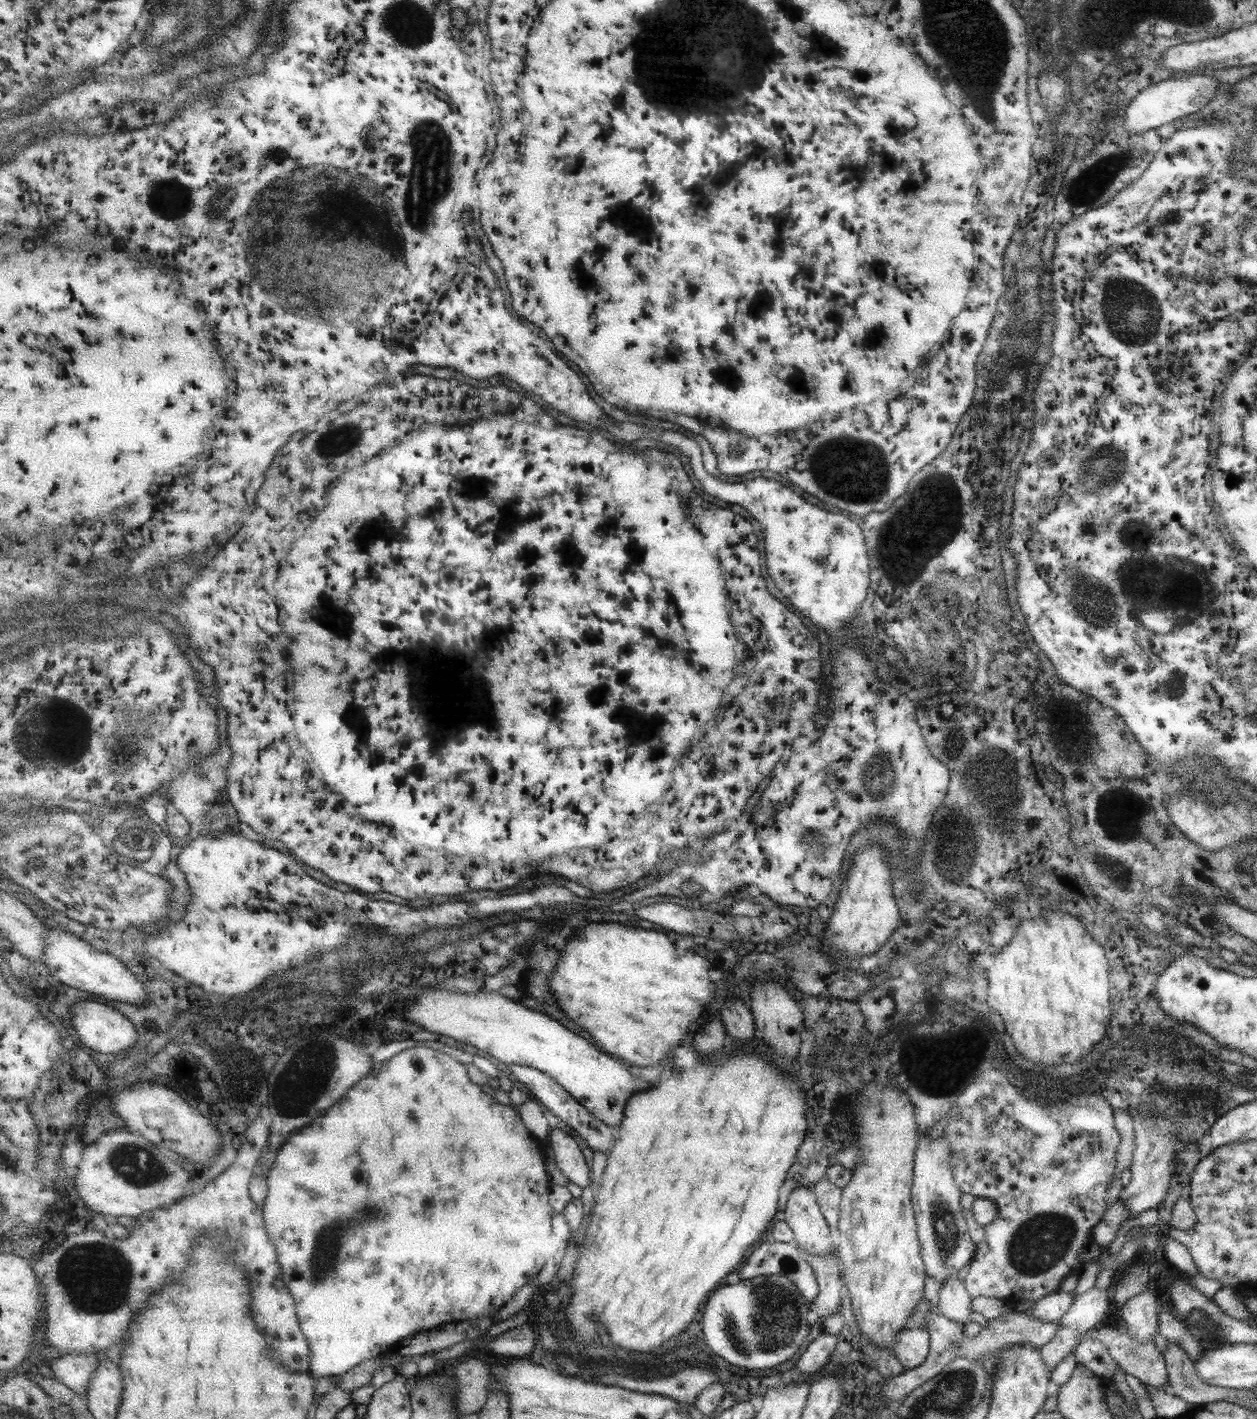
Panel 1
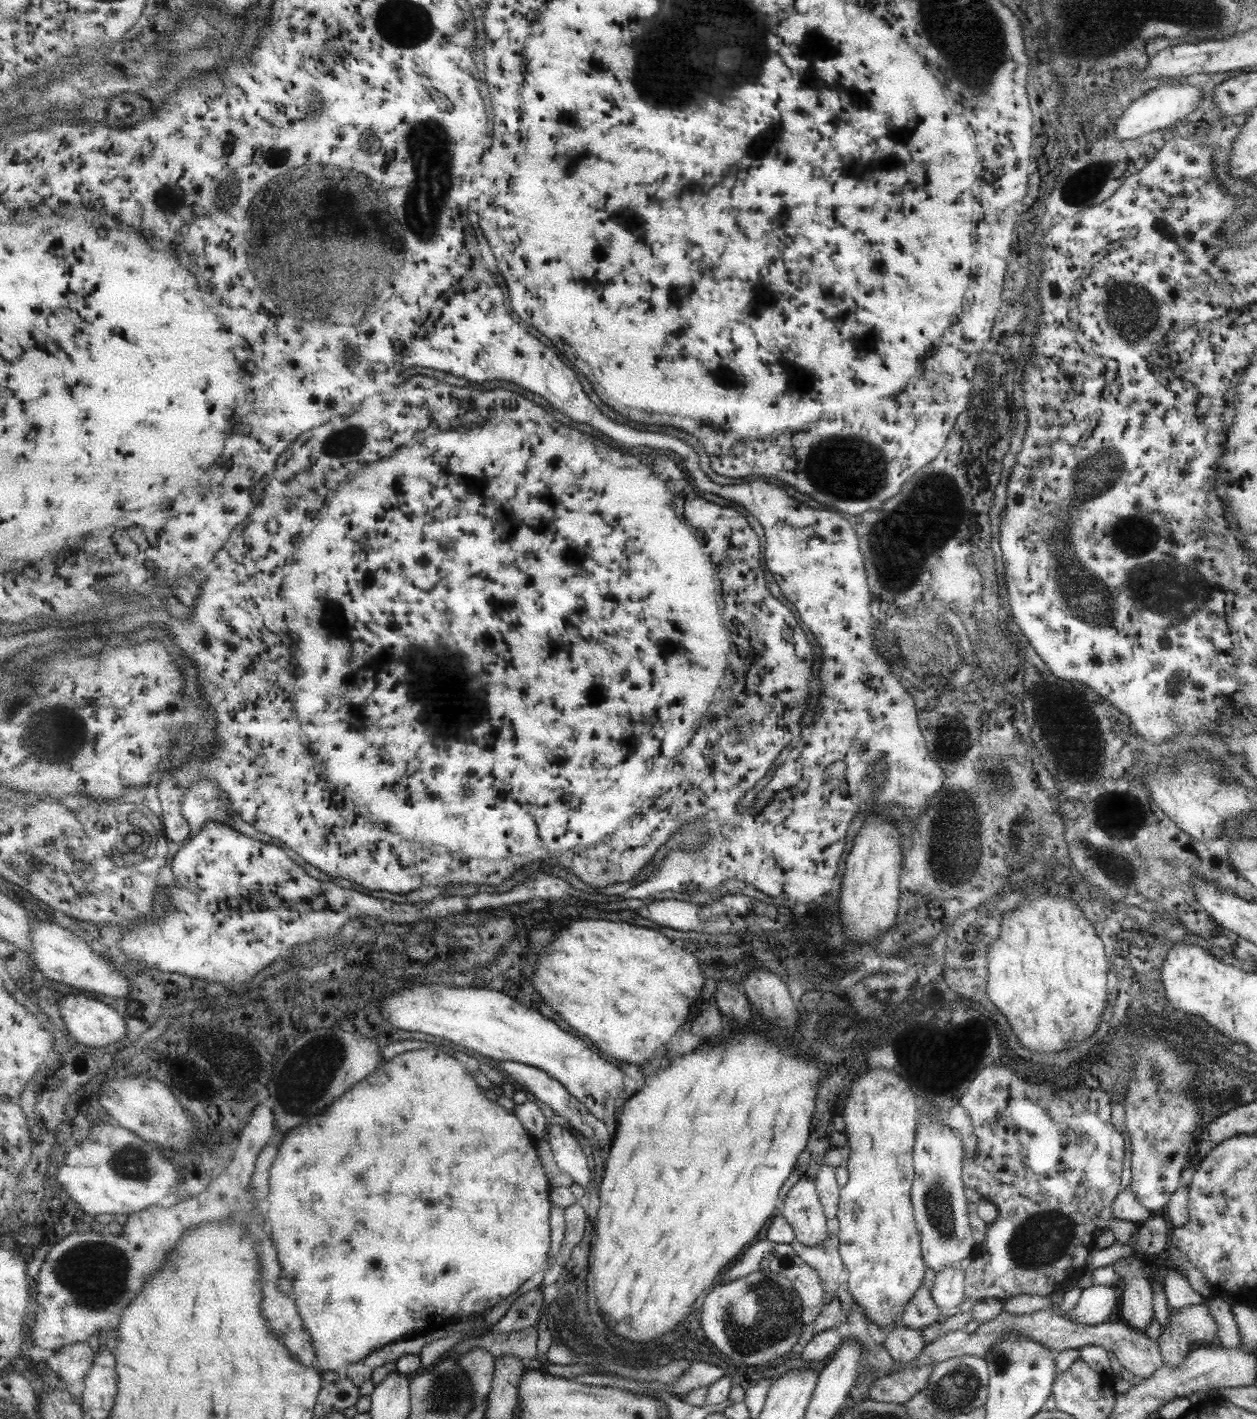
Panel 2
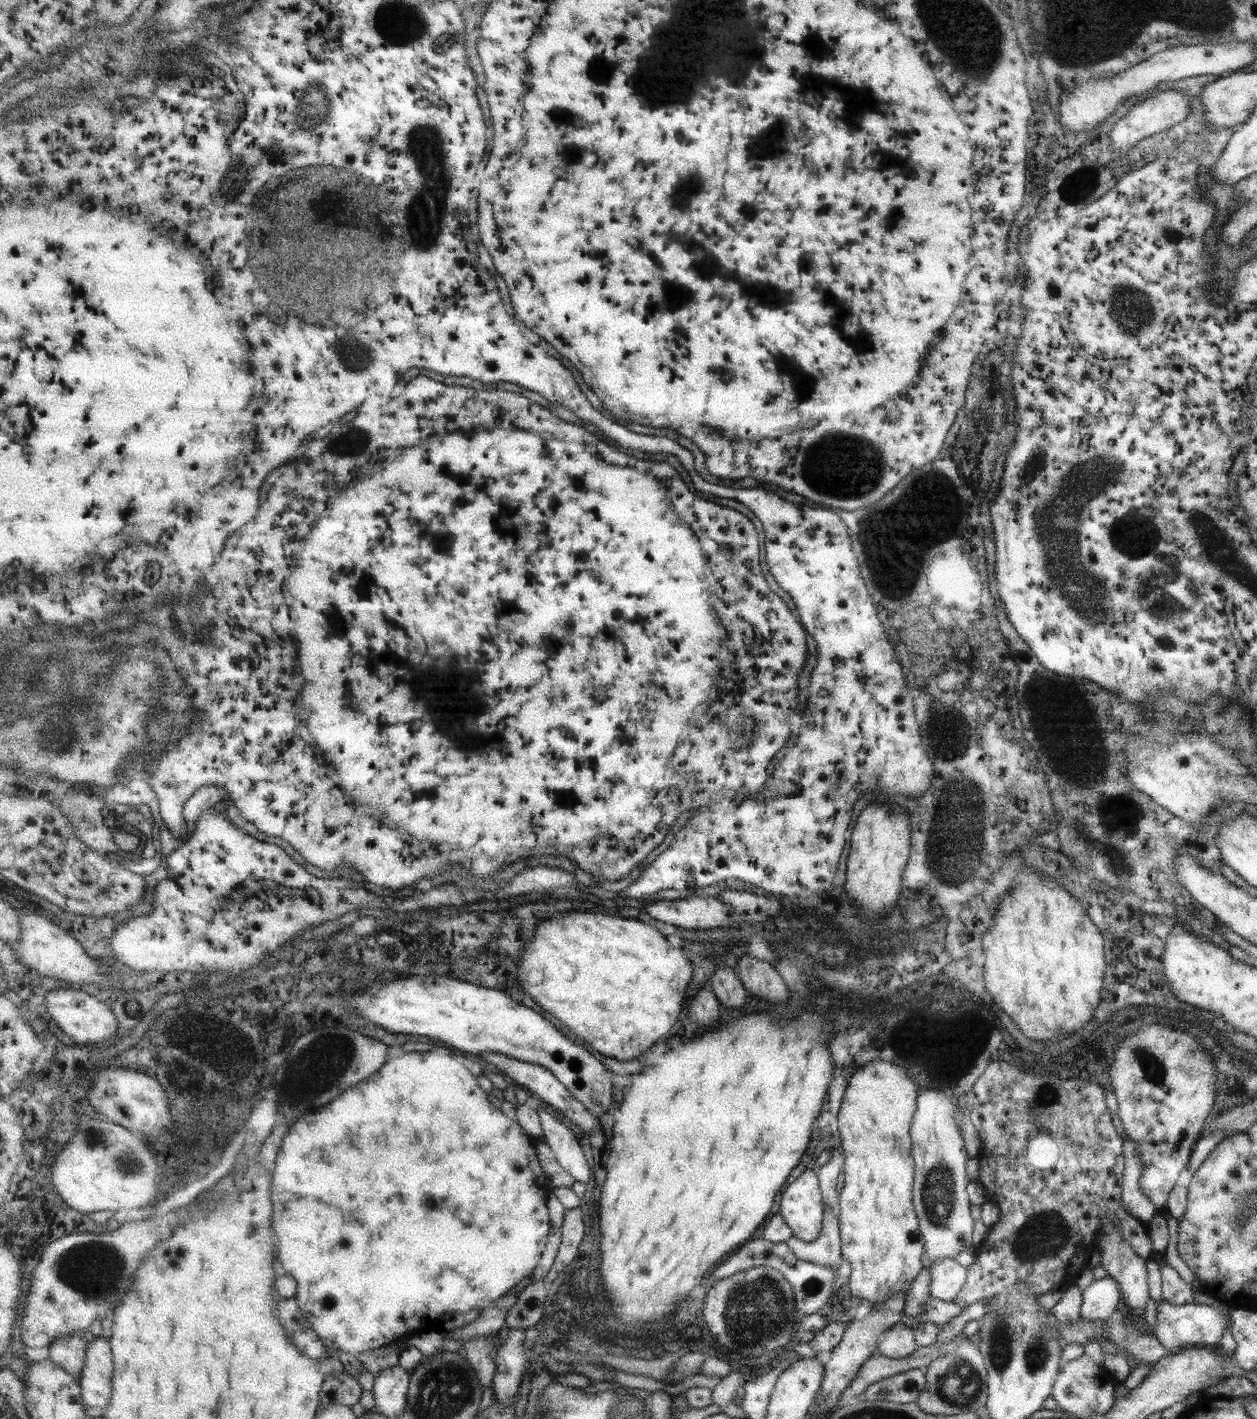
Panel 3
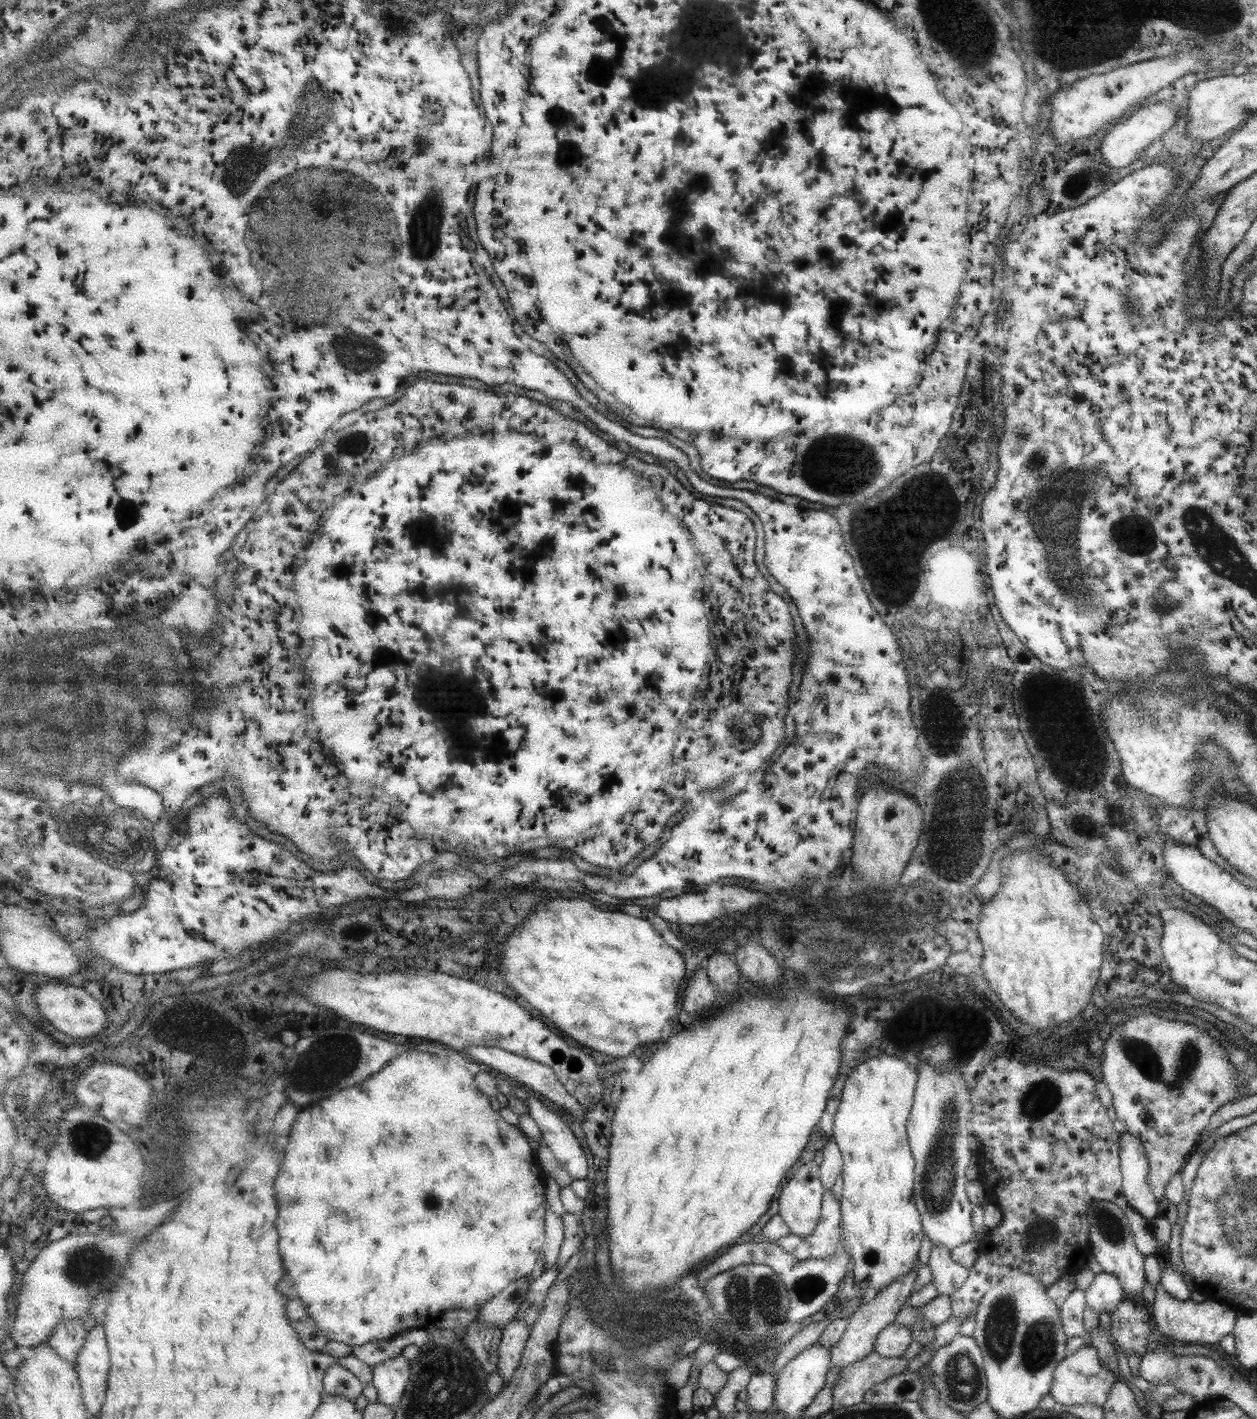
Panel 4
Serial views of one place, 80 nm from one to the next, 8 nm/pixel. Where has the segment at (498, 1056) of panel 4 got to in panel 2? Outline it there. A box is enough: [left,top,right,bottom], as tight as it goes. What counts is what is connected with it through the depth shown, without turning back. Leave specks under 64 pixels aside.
[499,1061,613,1146]

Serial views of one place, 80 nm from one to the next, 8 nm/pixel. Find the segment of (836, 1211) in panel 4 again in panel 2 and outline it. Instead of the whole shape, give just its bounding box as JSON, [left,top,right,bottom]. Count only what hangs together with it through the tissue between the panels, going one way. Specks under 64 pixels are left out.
[789,1227,844,1302]

